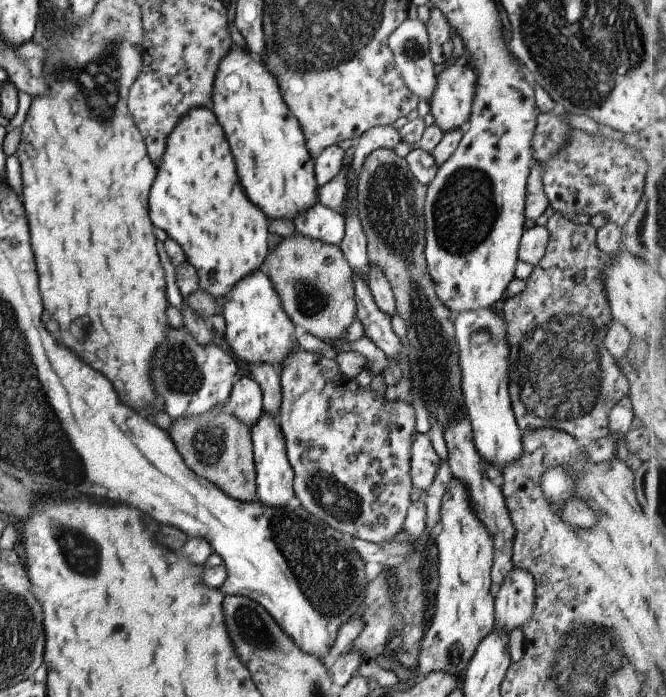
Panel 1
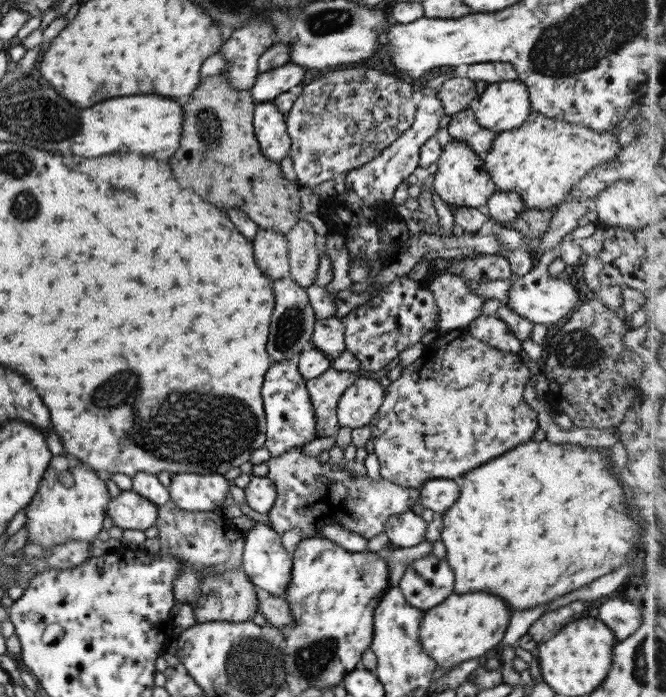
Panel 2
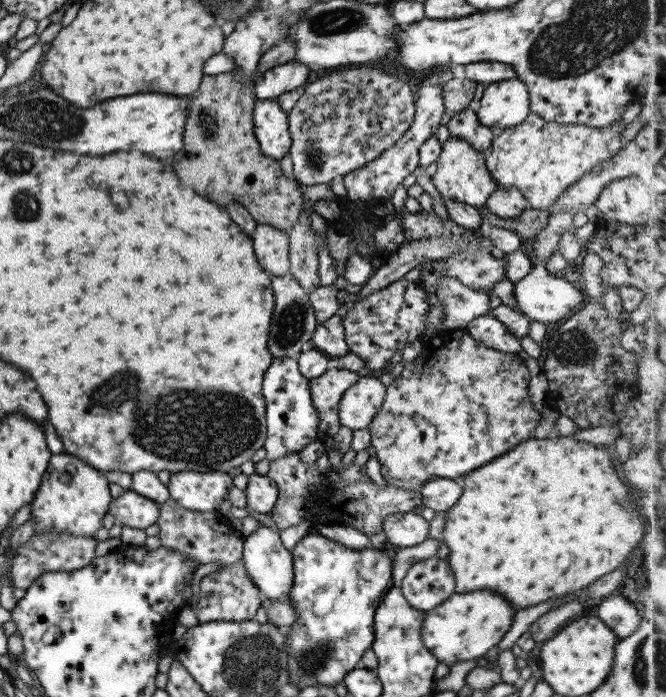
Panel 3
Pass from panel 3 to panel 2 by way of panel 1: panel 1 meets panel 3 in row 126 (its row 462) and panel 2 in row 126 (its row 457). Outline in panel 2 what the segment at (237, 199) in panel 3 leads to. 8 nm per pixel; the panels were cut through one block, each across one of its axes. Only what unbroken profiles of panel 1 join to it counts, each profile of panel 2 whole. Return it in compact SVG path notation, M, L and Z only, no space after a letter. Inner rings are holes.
M211 75L201 79L201 83L187 96L182 108L181 138L175 154L169 158L171 172L177 184L191 188L197 196L207 200L207 204L229 210L237 208L245 212L257 228L285 235L299 221L299 184L287 180L282 175L280 165L269 161L260 154L260 147L252 128L255 104L248 90L231 89L225 76Z

